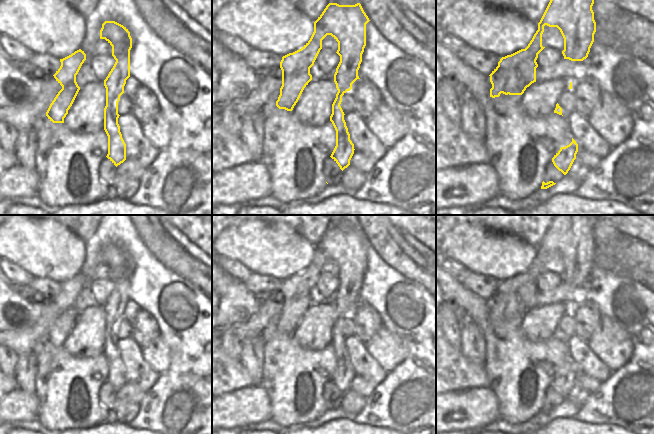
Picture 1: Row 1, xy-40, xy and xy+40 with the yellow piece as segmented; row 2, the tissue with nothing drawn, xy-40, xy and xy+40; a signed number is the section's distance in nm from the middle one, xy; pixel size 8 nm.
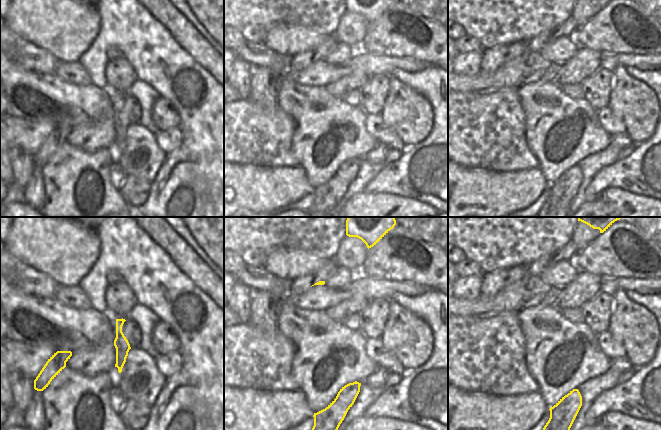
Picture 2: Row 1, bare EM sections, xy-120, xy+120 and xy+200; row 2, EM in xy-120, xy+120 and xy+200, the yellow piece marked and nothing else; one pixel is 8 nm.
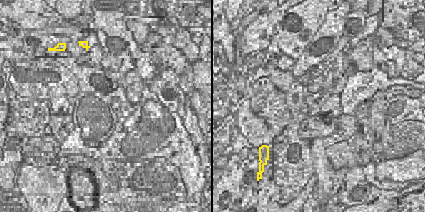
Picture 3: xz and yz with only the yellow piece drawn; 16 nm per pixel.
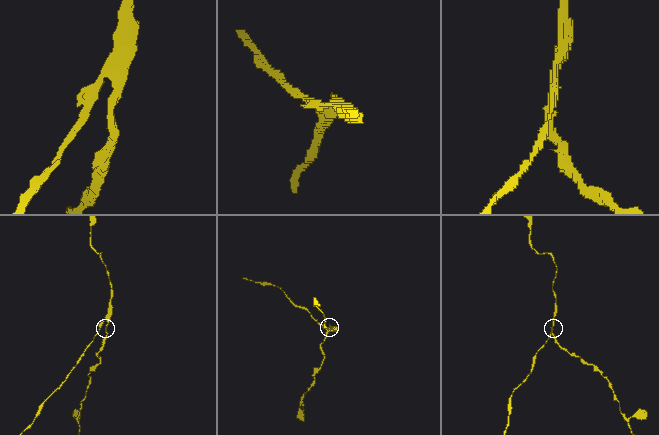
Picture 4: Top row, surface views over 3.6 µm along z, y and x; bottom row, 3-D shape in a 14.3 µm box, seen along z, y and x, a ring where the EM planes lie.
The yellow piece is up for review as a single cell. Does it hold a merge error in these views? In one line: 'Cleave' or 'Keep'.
Cleave

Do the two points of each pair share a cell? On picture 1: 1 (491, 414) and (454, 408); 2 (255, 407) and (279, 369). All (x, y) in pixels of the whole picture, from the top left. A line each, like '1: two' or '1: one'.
1: one
2: two

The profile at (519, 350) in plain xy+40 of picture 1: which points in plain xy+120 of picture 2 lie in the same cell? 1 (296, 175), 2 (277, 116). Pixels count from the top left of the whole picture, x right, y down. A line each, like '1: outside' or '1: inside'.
1: outside
2: outside

